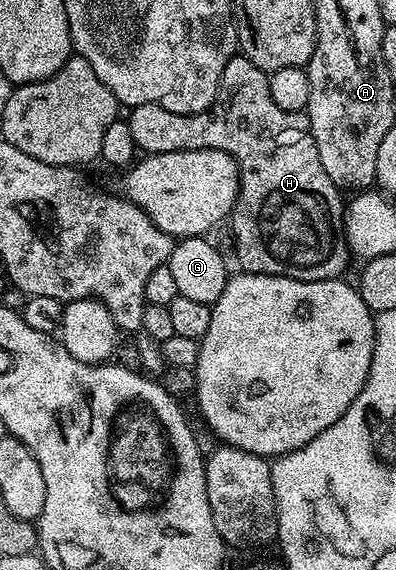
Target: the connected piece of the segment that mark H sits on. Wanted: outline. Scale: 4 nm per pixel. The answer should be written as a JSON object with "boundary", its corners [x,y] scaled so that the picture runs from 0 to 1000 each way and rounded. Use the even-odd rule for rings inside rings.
{"boundary":[[[598,95],[571,109],[571,123],[561,123],[556,139],[556,158],[545,163],[545,175],[515,196],[495,196],[487,204],[462,204],[447,196],[419,193],[404,182],[346,182],[321,198],[318,209],[328,221],[328,242],[338,242],[346,261],[364,270],[391,270],[399,267],[470,267],[480,260],[538,260],[553,267],[581,270],[596,279],[596,289],[606,300],[606,337],[596,344],[596,360],[586,365],[581,395],[586,393],[586,414],[596,419],[596,456],[619,477],[649,477],[674,484],[730,484],[745,491],[846,491],[871,482],[879,470],[884,444],[879,425],[869,419],[869,367],[871,353],[859,353],[861,332],[813,298],[813,277],[803,277],[803,256],[793,249],[788,223],[768,196],[725,196],[710,193],[692,172],[682,172],[679,128],[664,126],[652,116],[641,116],[614,95]]]}

